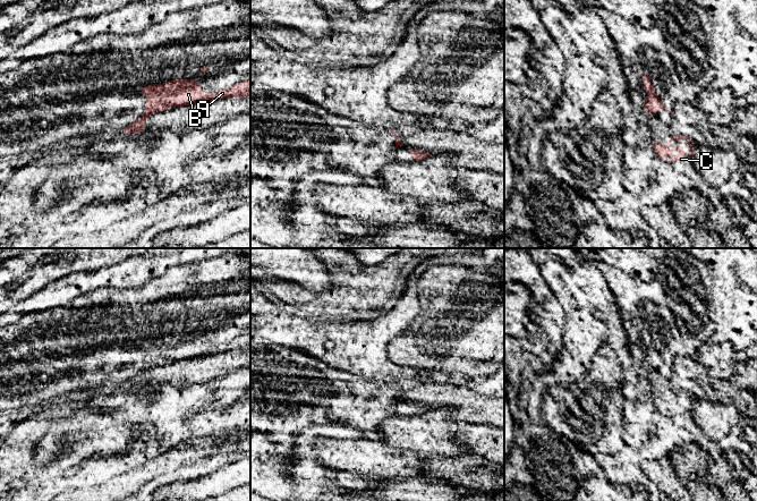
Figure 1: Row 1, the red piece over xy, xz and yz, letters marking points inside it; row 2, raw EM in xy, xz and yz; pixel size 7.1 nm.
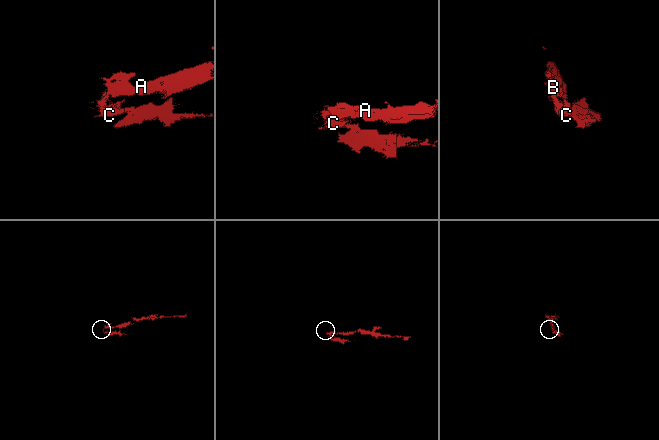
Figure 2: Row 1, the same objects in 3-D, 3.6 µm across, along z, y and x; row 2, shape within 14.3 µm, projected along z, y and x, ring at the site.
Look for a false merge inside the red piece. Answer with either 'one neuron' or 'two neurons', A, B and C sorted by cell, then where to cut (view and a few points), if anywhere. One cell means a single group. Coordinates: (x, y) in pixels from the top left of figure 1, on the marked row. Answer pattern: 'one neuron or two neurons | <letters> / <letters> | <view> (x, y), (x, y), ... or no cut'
one neuron | A B C | no cut

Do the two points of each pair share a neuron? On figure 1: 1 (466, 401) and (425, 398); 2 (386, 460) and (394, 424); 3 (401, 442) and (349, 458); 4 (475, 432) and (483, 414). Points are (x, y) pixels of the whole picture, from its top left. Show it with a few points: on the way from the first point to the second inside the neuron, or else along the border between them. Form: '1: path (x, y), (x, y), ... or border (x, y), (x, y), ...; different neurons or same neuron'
1: path (456, 401), (448, 398), (435, 398); same neuron
2: border (379, 440), (407, 451); different neurons
3: border (388, 442), (407, 451); different neurons
4: border (464, 422), (492, 426); different neurons

